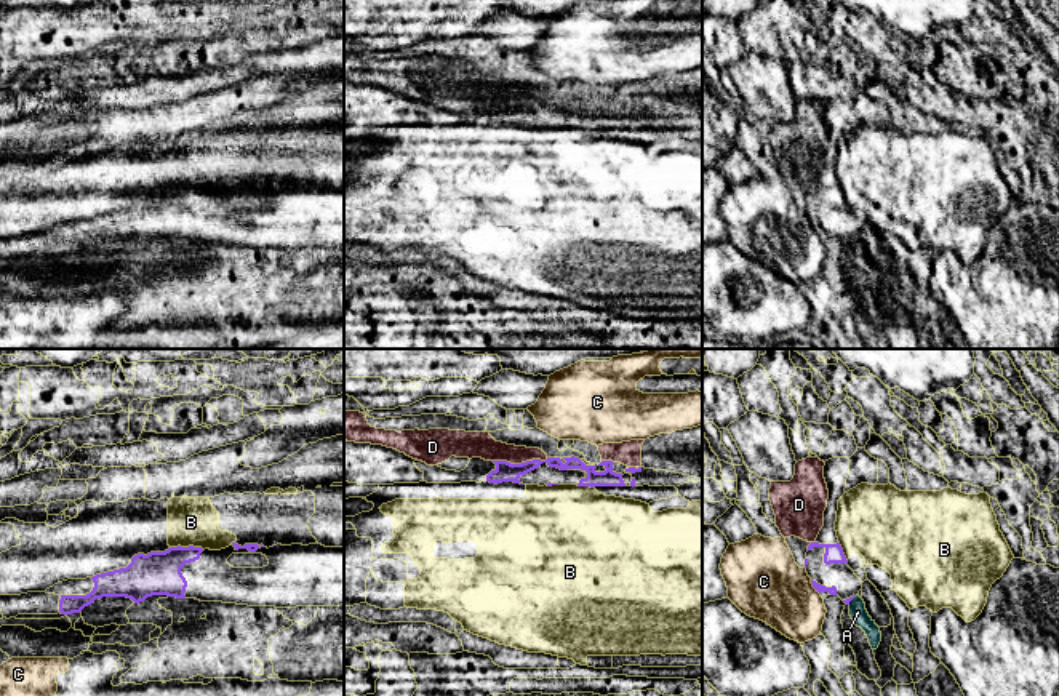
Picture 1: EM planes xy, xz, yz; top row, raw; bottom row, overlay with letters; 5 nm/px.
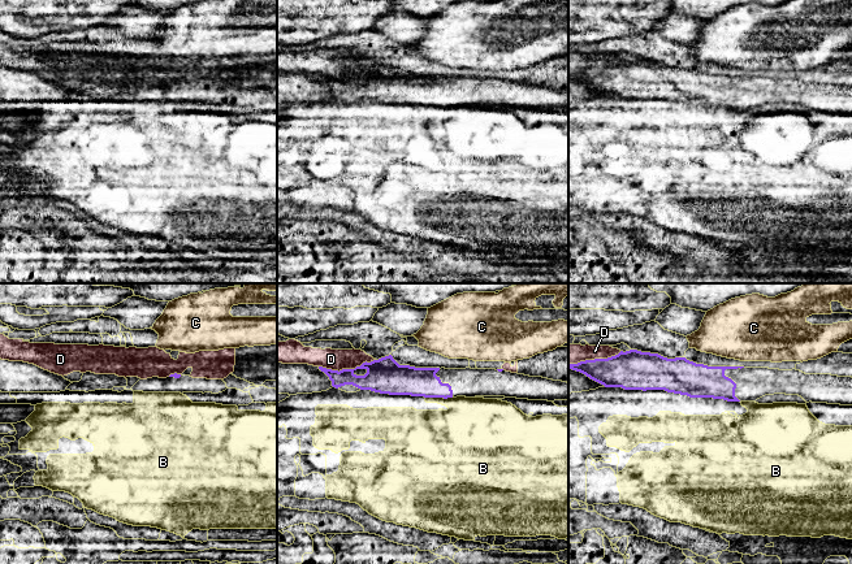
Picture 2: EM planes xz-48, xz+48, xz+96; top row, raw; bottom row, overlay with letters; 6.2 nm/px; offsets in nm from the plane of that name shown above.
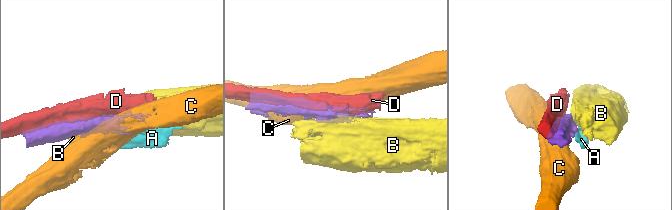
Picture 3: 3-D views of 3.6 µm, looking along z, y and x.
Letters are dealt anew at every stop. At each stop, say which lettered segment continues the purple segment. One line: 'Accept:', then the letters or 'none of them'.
Accept: none of them

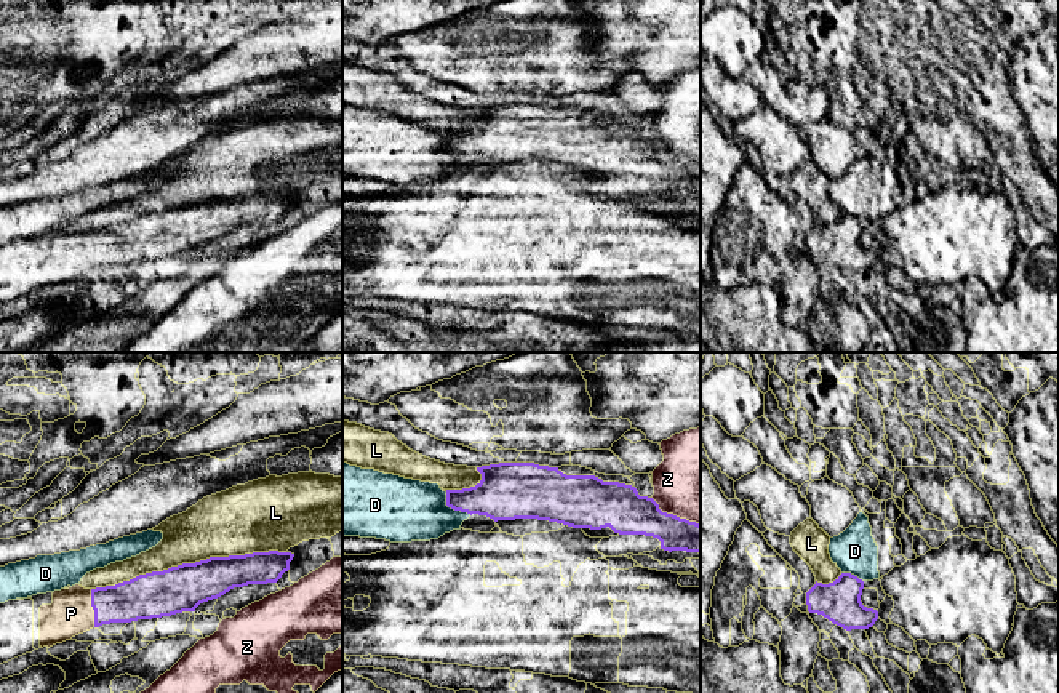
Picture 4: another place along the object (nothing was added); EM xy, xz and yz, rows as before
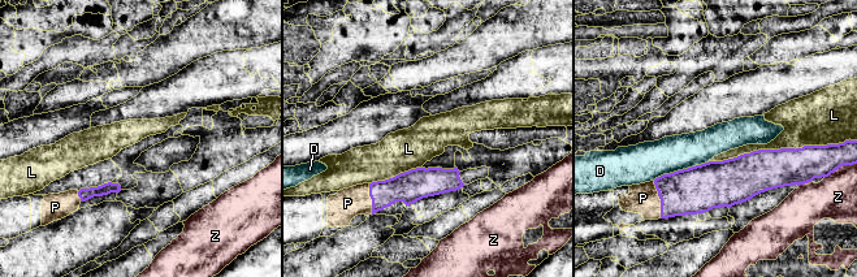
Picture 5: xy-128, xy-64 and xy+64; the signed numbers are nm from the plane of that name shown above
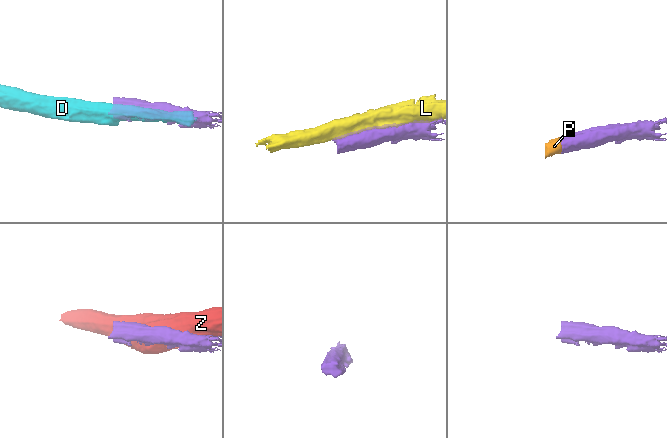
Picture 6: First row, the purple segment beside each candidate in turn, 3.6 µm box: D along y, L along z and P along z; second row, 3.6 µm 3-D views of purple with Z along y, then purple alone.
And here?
Accept: P

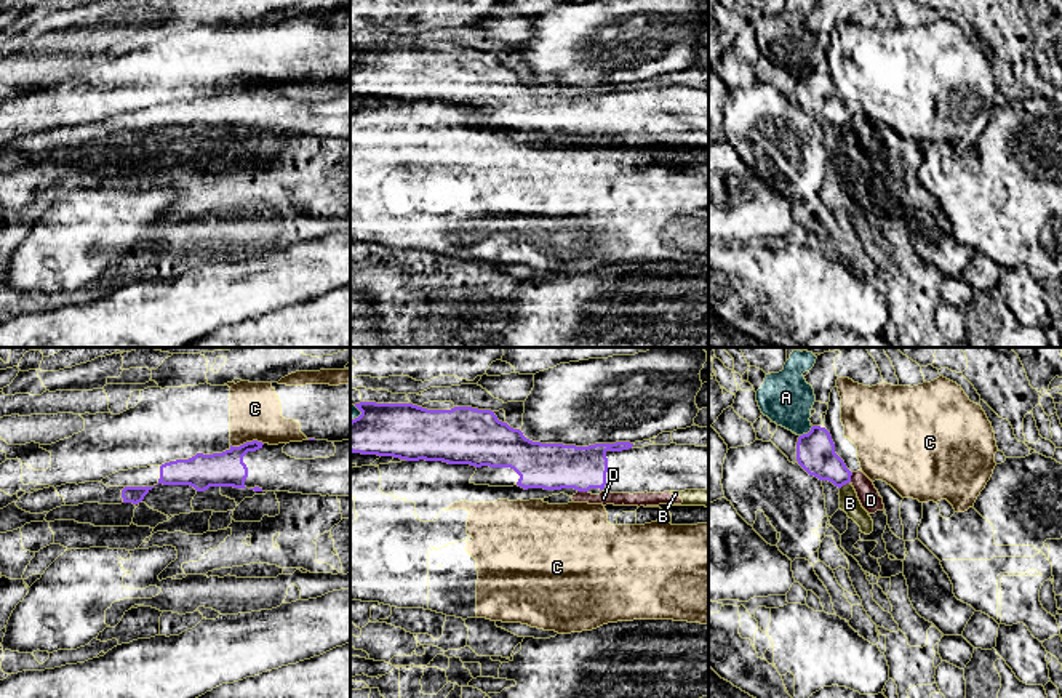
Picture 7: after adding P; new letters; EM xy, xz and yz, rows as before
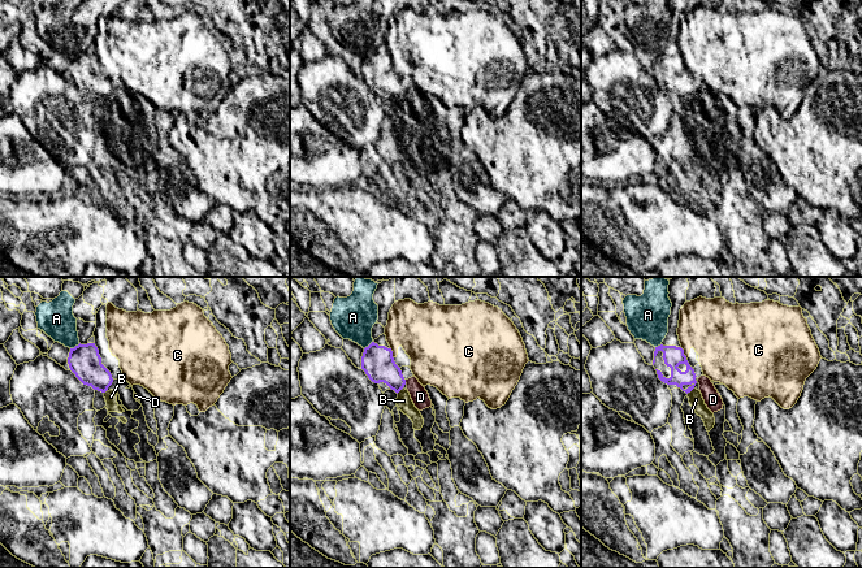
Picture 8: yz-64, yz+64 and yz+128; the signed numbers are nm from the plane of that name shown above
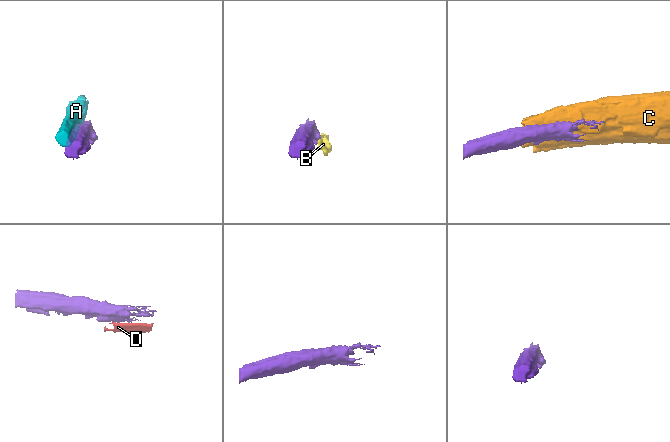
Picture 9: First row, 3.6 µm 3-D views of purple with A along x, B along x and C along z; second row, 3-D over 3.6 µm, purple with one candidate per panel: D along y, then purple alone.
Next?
Accept: D

